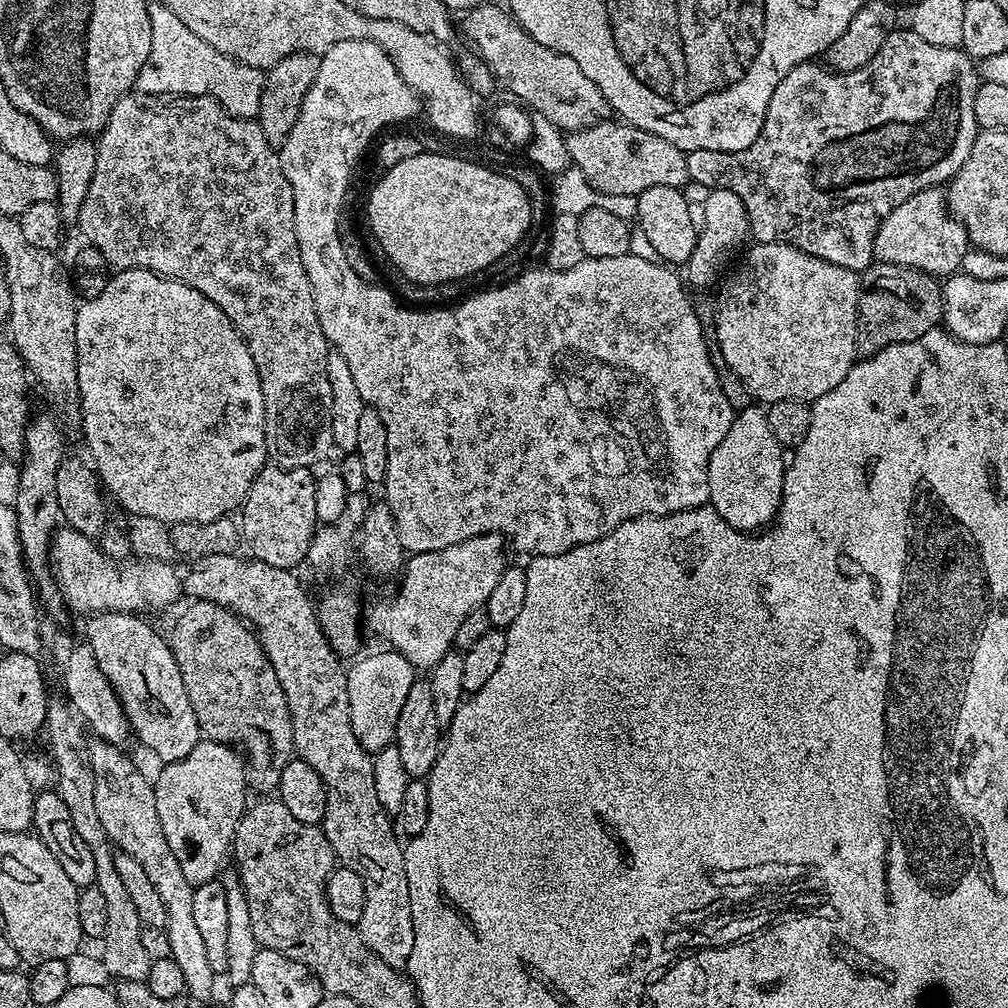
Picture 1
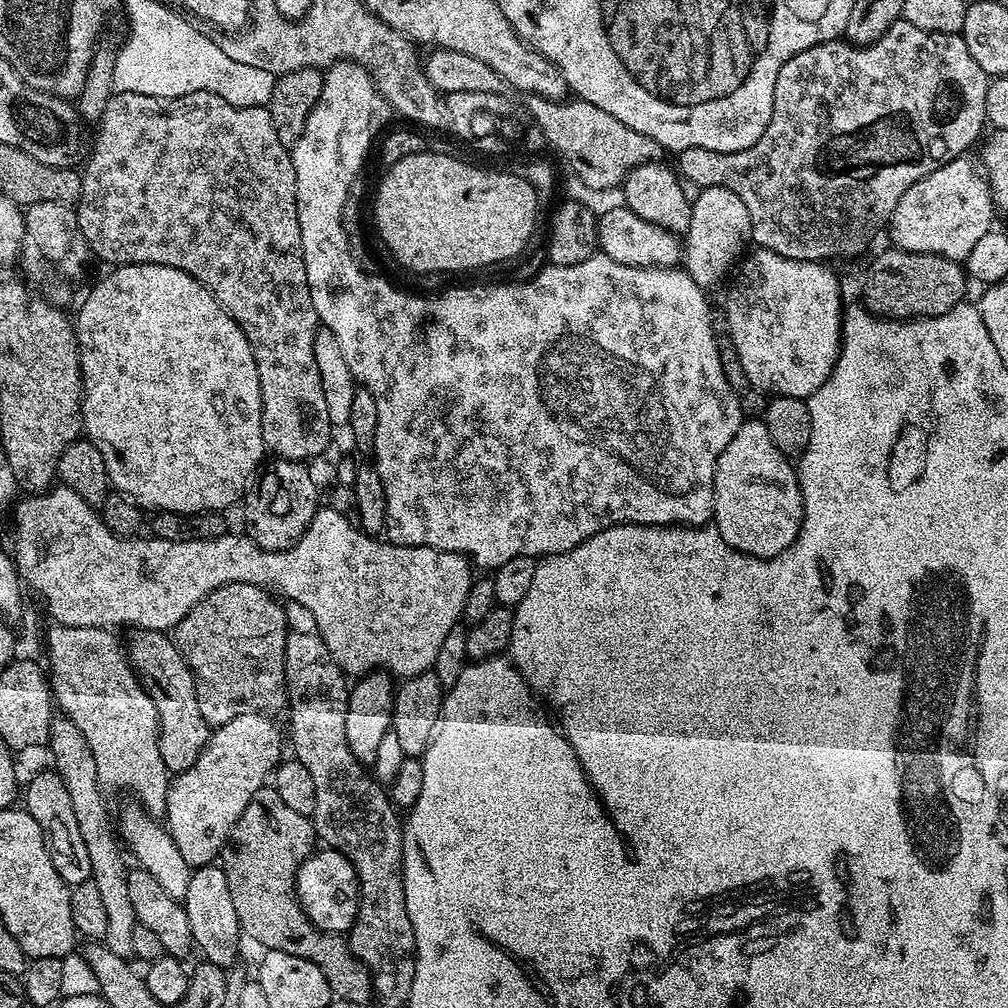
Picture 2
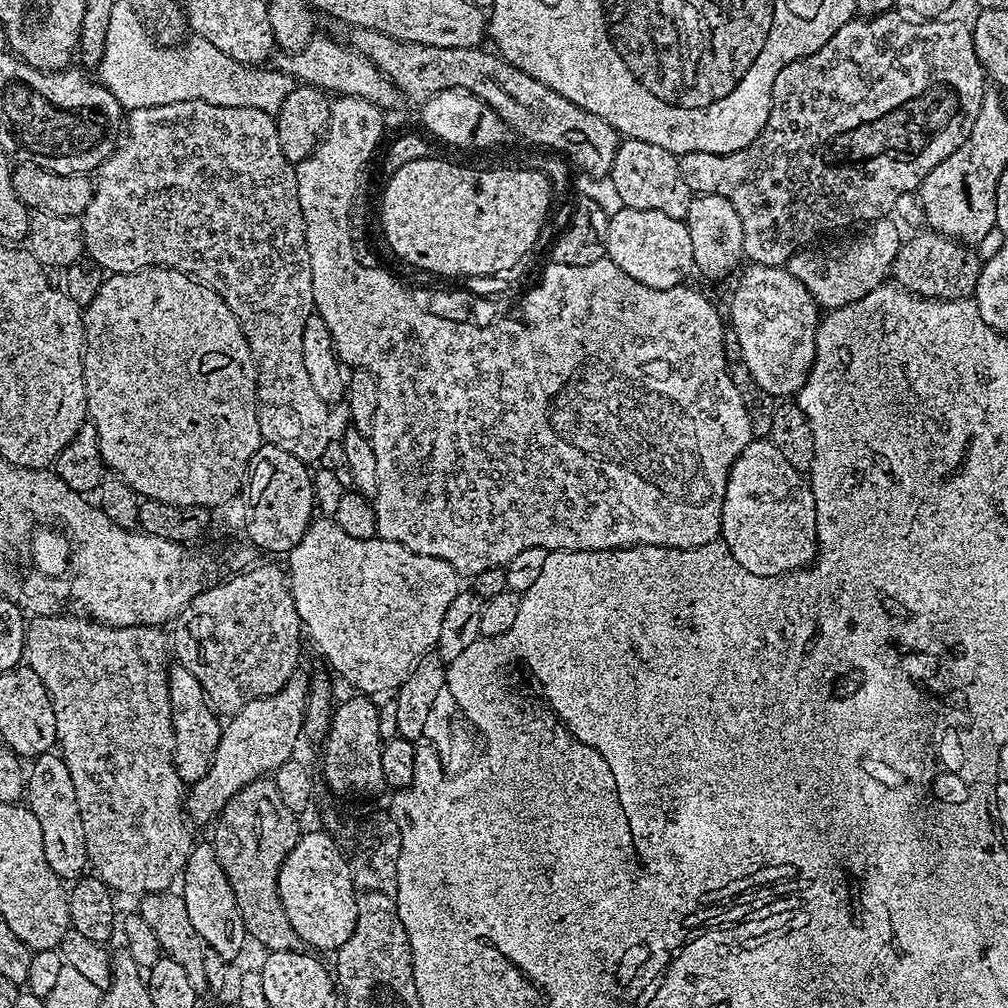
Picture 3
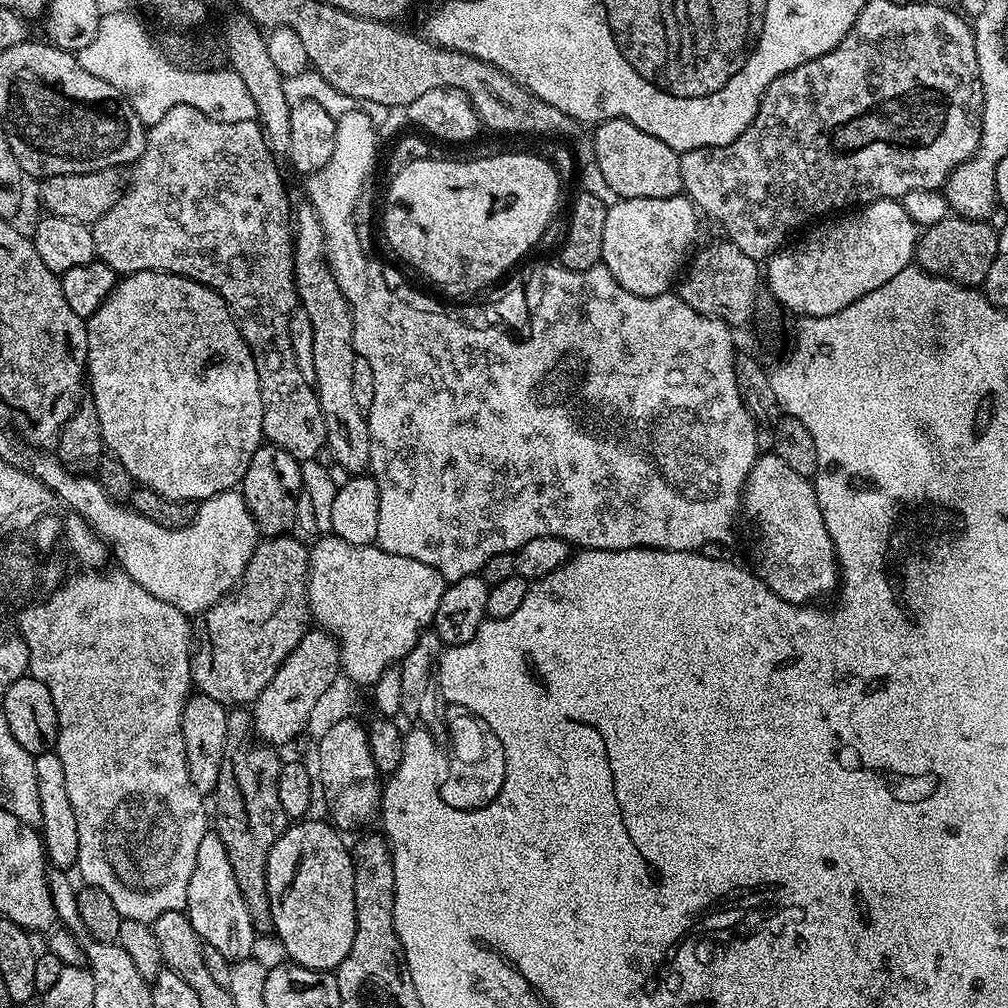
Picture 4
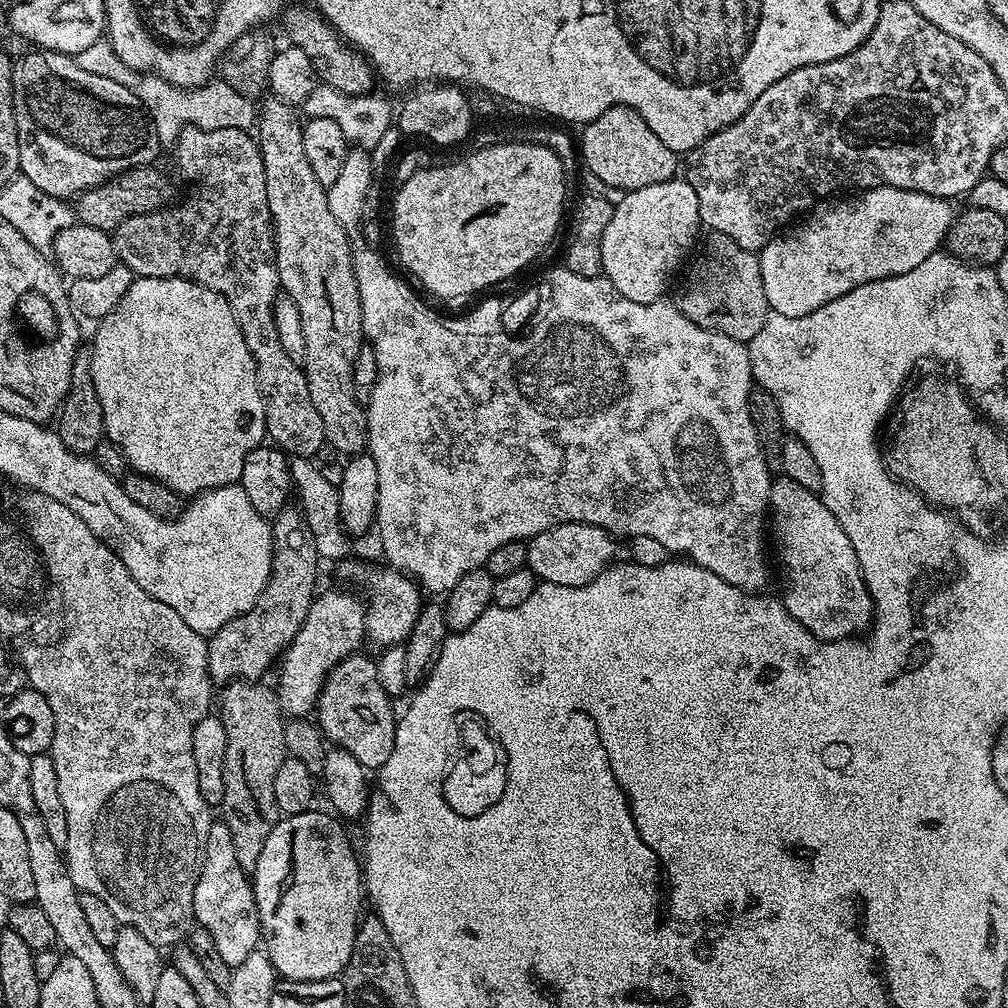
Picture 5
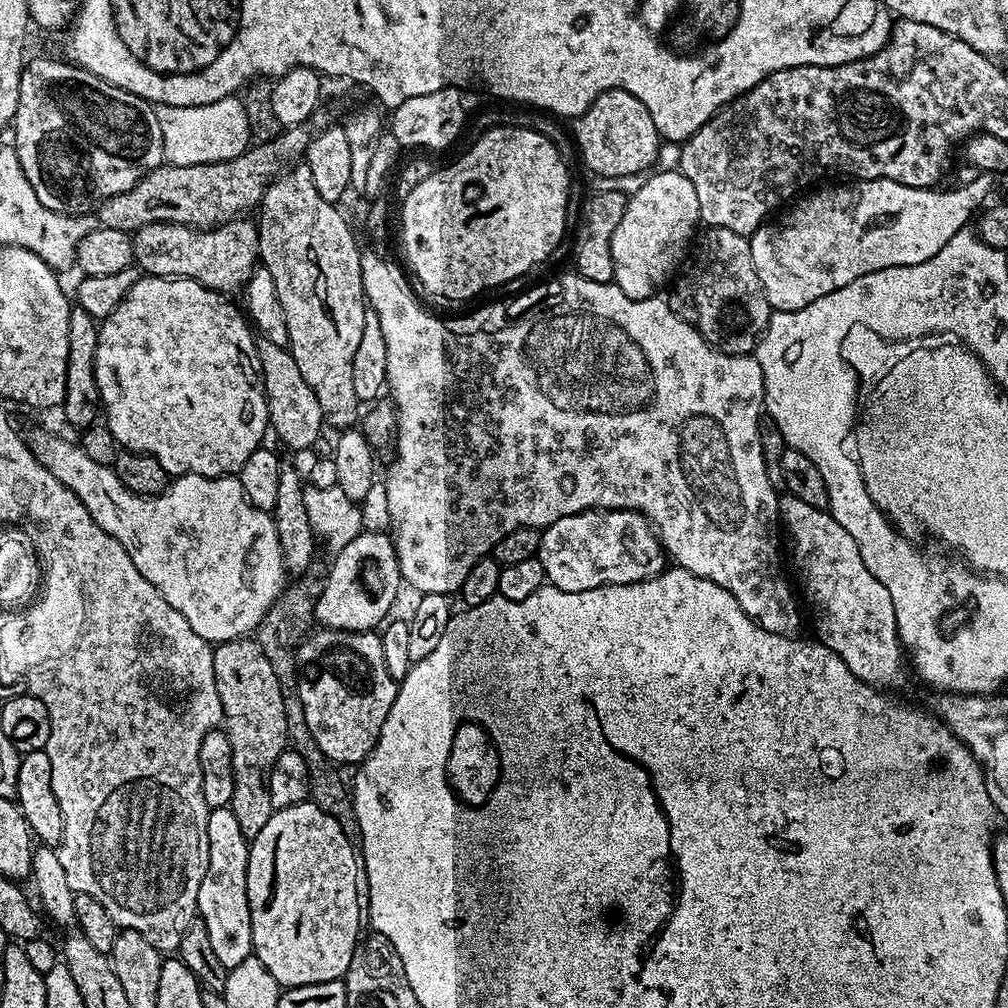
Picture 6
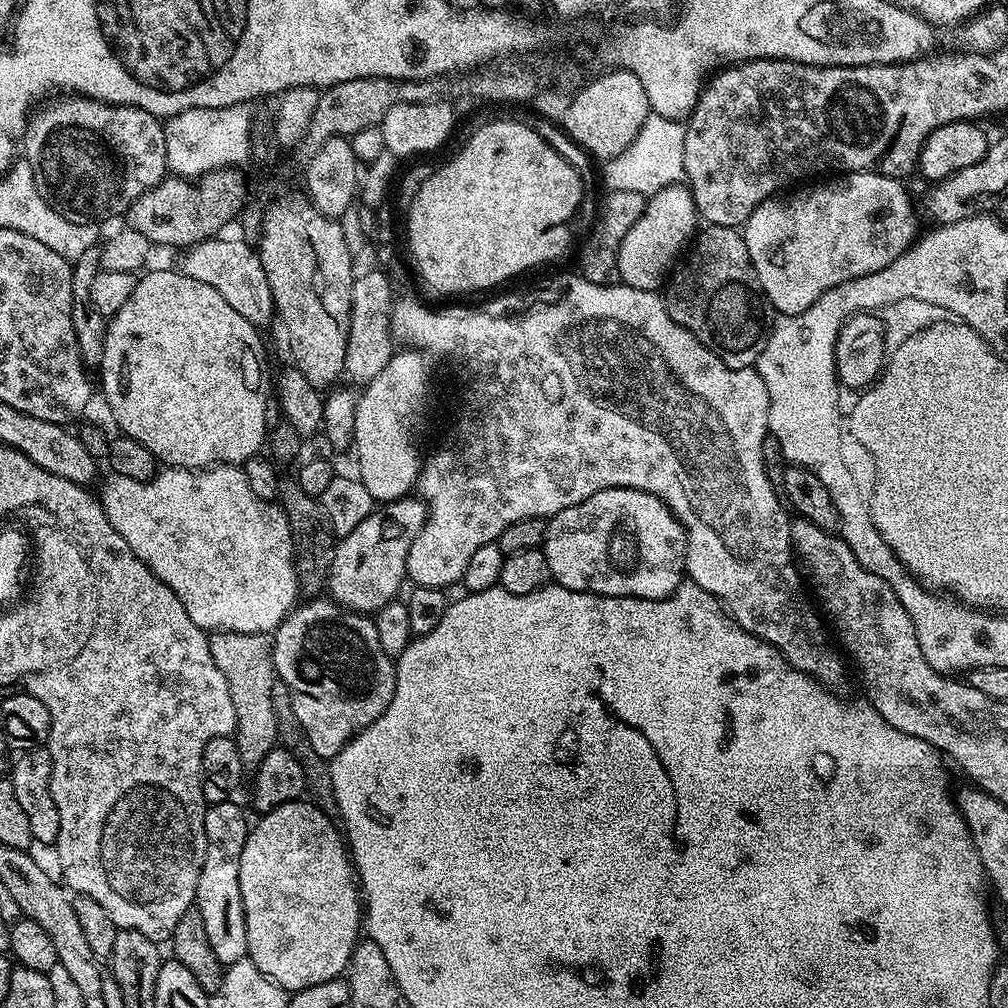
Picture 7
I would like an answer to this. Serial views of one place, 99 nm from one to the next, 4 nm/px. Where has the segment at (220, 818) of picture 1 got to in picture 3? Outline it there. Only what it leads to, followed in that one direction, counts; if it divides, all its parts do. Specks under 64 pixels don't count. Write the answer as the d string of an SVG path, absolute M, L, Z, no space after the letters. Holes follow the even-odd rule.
M293 678L286 682L278 694L267 696L261 700L250 702L242 706L242 710L231 717L232 720L223 725L218 742L218 750L214 750L214 758L210 762L210 770L197 784L191 785L186 792L186 812L189 817L196 820L215 821L224 807L228 805L234 796L247 784L267 777L275 773L278 766L282 766L287 760L293 759L296 743L302 740L304 731L304 713L308 702L308 685L309 681Z

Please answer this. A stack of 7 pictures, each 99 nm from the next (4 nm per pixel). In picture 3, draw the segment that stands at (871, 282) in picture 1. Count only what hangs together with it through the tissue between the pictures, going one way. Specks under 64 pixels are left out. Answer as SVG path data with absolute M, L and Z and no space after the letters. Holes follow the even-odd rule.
M923 230L917 236L912 236L903 241L898 254L892 262L890 276L896 280L903 291L912 293L913 296L922 296L925 300L964 300L969 299L976 290L977 280L980 277L982 261L977 251L955 239L943 236L939 232Z

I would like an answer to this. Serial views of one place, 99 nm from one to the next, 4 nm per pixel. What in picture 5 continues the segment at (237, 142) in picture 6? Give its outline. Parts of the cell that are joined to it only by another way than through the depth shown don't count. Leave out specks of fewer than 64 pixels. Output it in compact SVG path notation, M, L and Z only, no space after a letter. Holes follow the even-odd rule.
M101 40L94 46L88 46L86 50L79 52L74 58L82 70L89 71L90 74L112 78L134 92L148 113L156 135L160 137L161 145L175 145L176 137L185 126L248 130L251 129L251 124L253 127L257 123L258 112L253 101L238 94L238 91L232 90L230 86L221 82L209 82L198 88L178 88L160 76L155 76L152 73L138 73L126 67L107 41Z

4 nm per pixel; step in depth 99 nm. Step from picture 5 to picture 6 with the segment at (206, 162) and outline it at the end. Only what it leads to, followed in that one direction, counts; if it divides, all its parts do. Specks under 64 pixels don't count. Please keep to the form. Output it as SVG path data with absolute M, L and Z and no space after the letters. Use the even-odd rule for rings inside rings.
M237 218L217 228L191 228L185 224L151 224L132 236L132 259L149 276L193 280L221 294L239 293L258 266L259 227ZM257 339L256 359L260 370L260 378L264 381L264 396L268 400L268 422L271 431L288 448L296 452L304 452L320 436L320 428L325 427L324 415L318 406L318 398L314 398L314 390L306 386L306 378L298 370L298 362L294 362L292 353L282 346L274 346L274 342Z

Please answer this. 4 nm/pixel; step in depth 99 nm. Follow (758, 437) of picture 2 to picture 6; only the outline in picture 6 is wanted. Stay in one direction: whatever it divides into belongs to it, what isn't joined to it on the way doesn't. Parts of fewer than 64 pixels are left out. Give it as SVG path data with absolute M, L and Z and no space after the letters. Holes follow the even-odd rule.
M781 495L780 518L787 535L792 535L792 560L804 587L804 600L812 607L815 639L838 654L850 666L850 674L871 688L902 687L906 653L900 647L894 598L862 562L858 542L846 534L831 512L810 506L802 498Z

